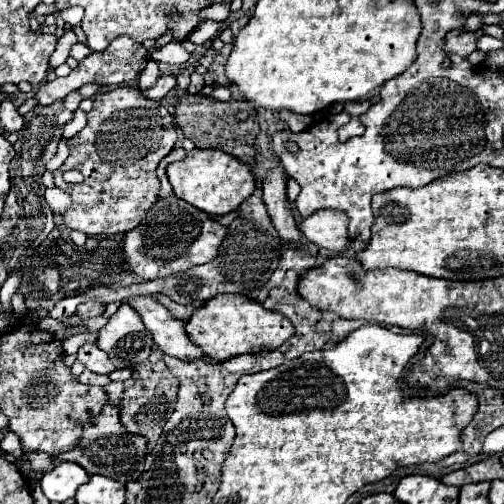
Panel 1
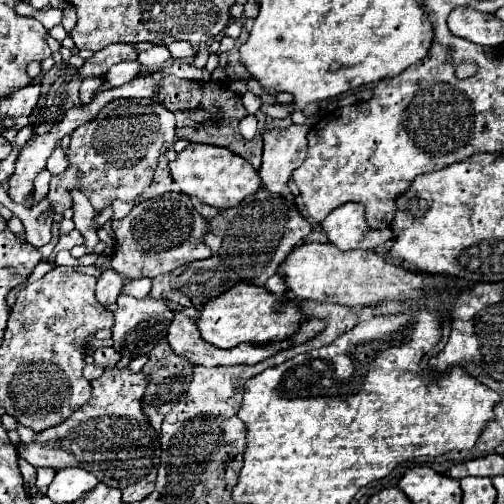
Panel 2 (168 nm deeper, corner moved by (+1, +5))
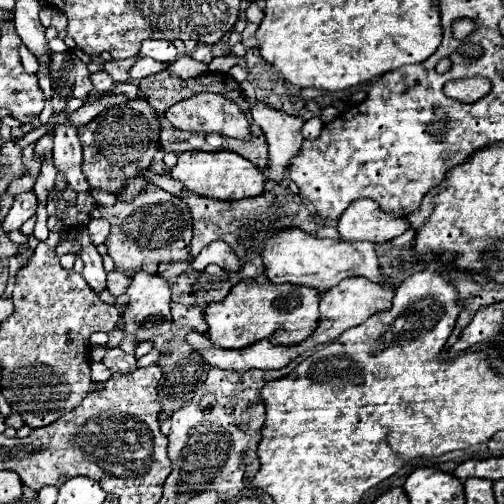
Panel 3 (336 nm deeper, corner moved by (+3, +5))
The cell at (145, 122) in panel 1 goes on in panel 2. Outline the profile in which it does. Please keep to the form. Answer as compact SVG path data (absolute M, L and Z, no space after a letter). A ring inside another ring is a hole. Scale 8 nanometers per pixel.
M116 99L108 103L94 121L78 127L70 137L70 167L50 179L48 201L54 213L66 213L72 209L70 189L74 187L92 201L98 213L116 199L136 201L142 191L150 187L158 157L168 151L174 141L174 113L164 109L156 99ZM78 171L82 171L82 177L78 177Z

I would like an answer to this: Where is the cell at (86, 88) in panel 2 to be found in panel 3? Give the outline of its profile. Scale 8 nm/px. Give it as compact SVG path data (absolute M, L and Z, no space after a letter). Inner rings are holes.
M104 71L92 73L92 75L90 75L90 81L92 81L96 93L106 93L106 91L110 91L112 85L114 85L114 81L112 81L112 79L108 77L108 73L104 73Z

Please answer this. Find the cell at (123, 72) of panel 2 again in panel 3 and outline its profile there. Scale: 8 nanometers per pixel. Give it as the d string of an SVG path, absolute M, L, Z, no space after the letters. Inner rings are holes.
M140 57L140 59L130 67L128 75L130 75L132 81L140 81L142 77L148 77L148 75L152 75L152 73L158 73L158 71L162 71L162 69L166 69L164 63L152 61L152 59L148 59L148 57Z

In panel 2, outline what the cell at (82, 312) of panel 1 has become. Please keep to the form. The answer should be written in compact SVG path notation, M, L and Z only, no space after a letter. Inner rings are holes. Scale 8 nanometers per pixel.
M112 269L102 271L102 277L98 279L98 285L96 285L96 299L98 299L98 303L100 303L100 305L114 303L116 297L120 295L122 287L124 287L122 275L114 273Z

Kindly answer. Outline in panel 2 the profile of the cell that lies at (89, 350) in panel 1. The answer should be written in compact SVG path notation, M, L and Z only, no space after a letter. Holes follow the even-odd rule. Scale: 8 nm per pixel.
M102 347L102 349L94 351L94 363L104 369L110 365L116 365L120 359L122 359L122 355L116 353L116 349L112 349L112 347Z

